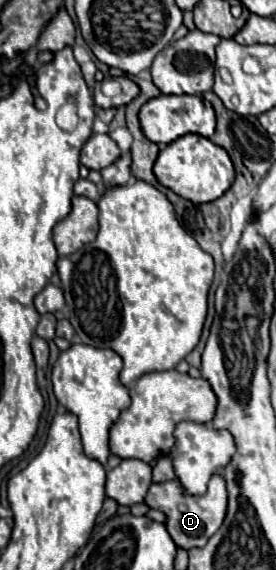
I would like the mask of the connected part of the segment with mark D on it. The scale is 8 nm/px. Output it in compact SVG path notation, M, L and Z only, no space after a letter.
M219 473L211 475L207 493L203 493L203 495L187 495L187 491L183 491L183 487L179 487L179 479L171 479L167 483L151 483L145 503L147 503L147 507L159 509L165 513L165 517L167 517L165 527L177 547L183 547L183 549L203 547L209 541L209 537L221 527L225 511L227 511L225 479Z

